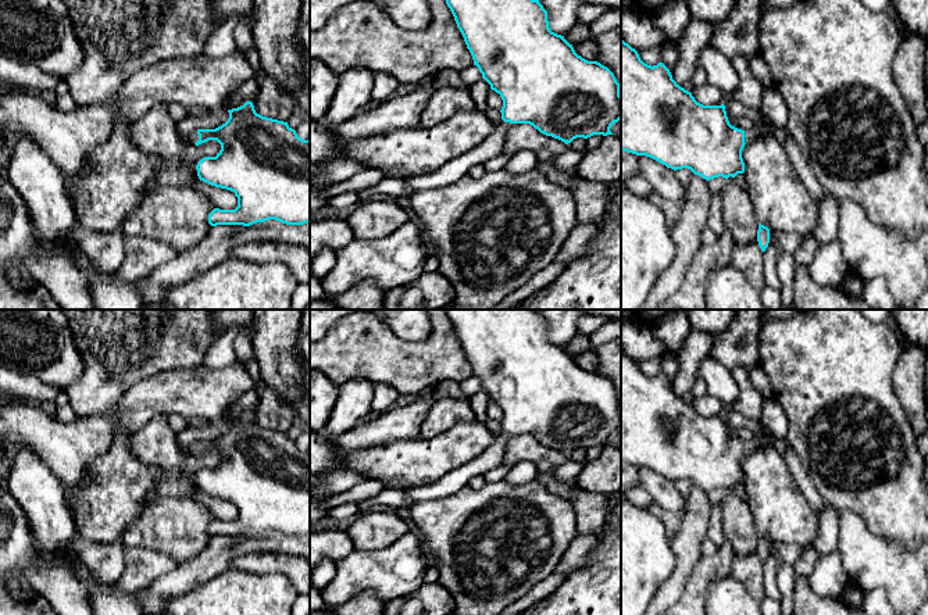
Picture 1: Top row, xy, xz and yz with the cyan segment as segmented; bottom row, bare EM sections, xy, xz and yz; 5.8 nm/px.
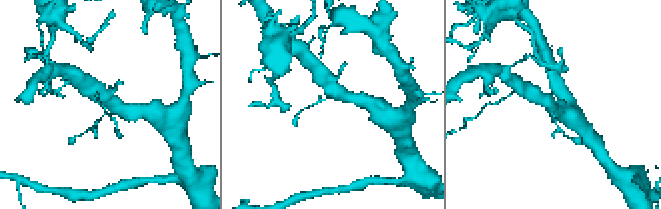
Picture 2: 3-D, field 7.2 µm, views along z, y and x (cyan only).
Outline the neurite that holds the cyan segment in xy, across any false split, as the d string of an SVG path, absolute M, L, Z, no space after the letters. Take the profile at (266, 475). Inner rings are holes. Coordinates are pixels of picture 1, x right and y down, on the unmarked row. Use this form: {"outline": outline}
{"outline": "M251 412L228 421L229 429L215 440L197 440L183 447L190 455L217 451L221 461L215 468L204 468L197 476L200 491L235 504L235 521L214 519L208 534L250 537L275 530L286 536L310 533L310 451L297 447L288 433L263 428Z"}

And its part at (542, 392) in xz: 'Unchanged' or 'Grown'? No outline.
Grown

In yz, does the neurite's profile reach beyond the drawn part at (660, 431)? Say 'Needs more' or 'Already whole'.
Needs more

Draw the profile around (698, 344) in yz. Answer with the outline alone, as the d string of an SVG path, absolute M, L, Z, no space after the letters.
M690 329L682 348L677 353L679 367L677 376L671 383L672 390L681 398L688 397L693 391L693 385L699 376L699 367L702 361L710 355L711 347L711 335L697 329Z

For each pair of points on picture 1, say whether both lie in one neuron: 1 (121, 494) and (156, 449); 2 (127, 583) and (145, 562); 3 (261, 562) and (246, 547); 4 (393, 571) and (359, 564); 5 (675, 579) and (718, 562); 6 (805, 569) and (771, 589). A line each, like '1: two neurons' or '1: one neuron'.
1: two neurons
2: one neuron
3: two neurons
4: one neuron
5: two neurons
6: two neurons

